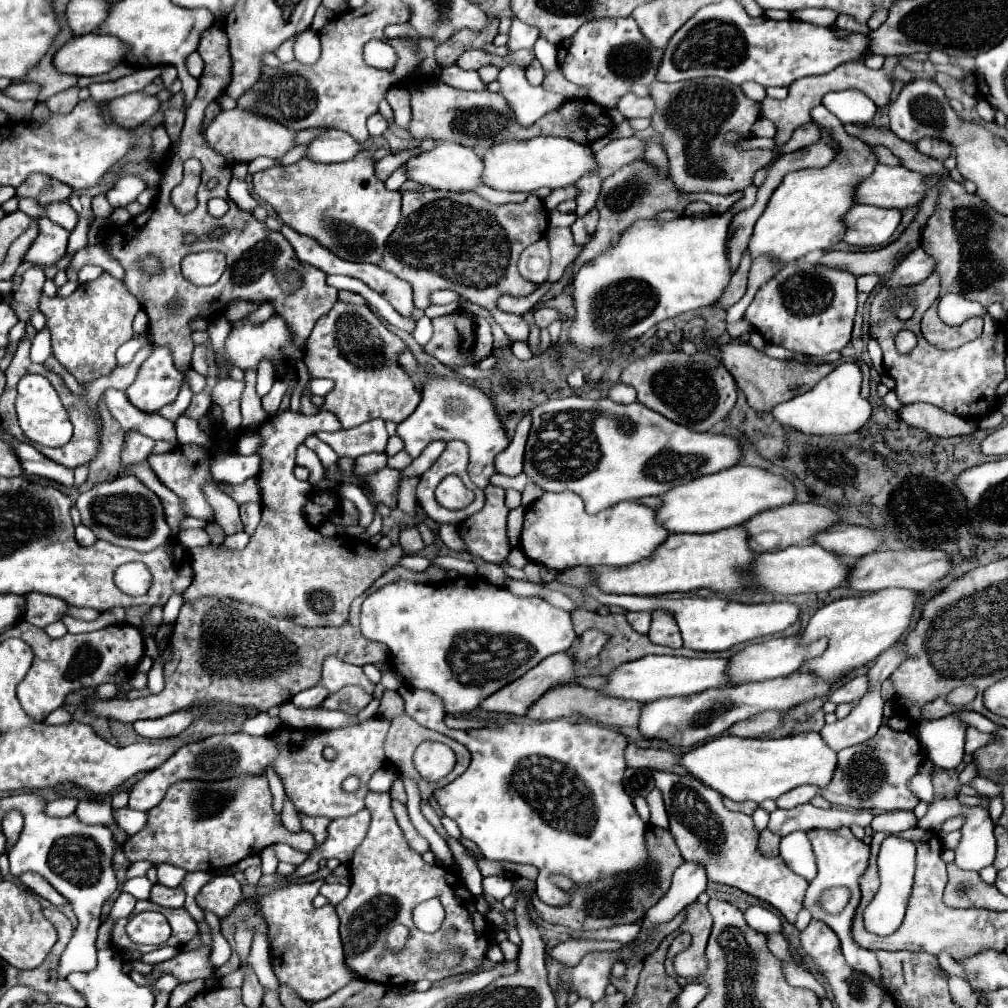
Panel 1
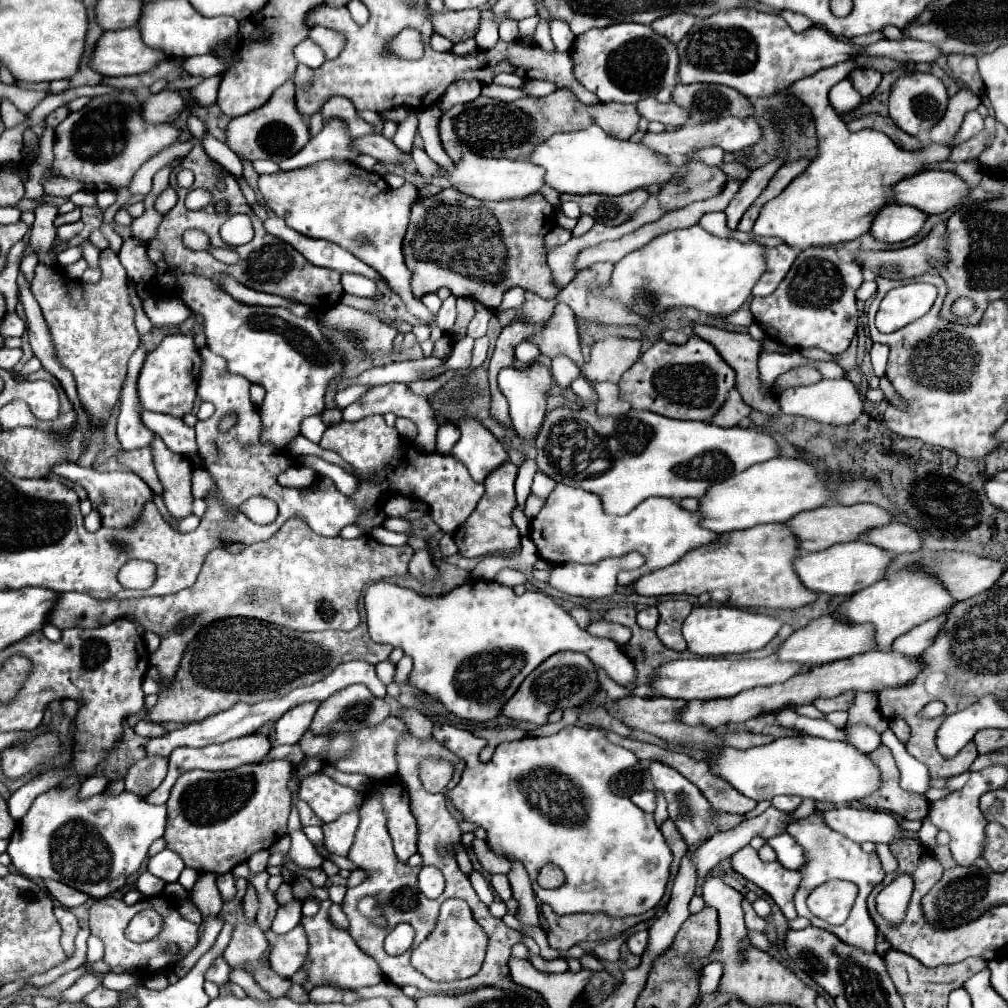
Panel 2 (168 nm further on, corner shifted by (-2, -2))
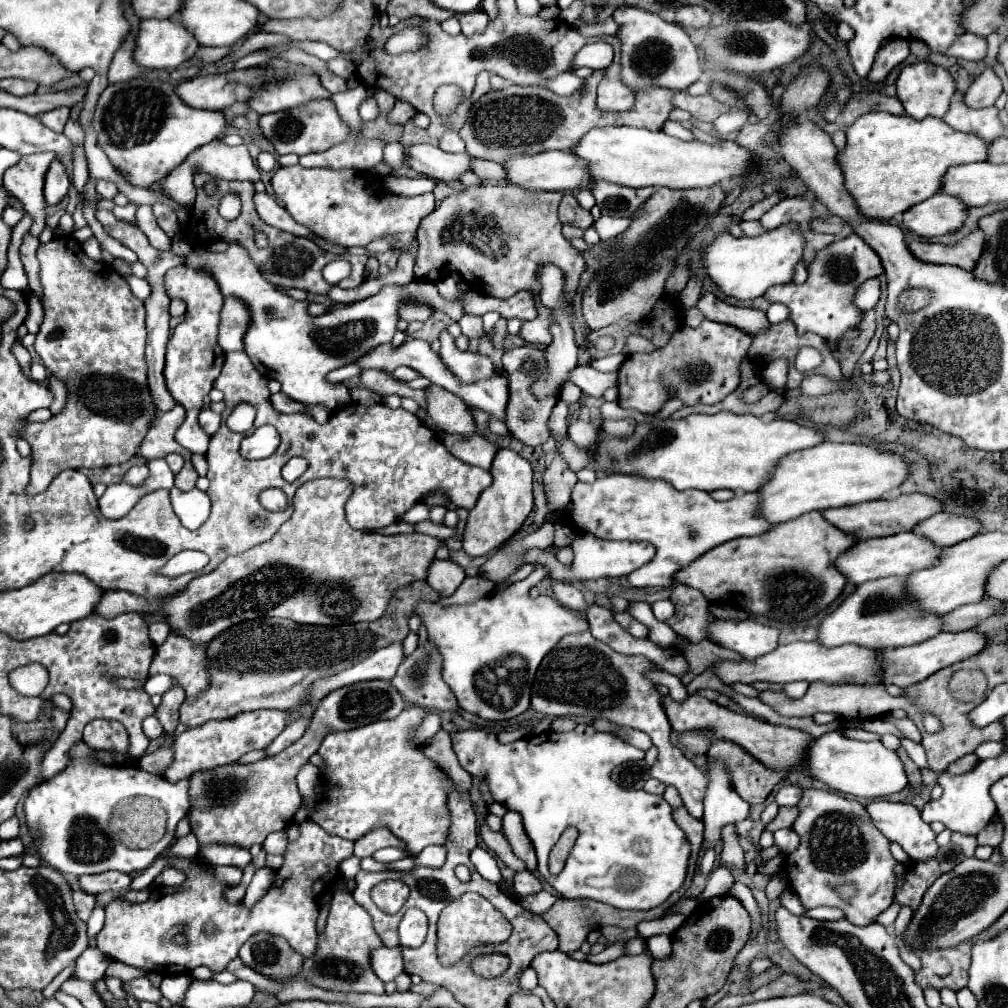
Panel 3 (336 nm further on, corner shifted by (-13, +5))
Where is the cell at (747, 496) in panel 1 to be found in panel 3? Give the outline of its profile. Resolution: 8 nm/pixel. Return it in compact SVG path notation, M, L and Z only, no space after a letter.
M830 443L786 455L772 479L758 491L762 513L772 523L784 523L810 511L856 505L892 495L908 477L910 469L902 455L862 443Z

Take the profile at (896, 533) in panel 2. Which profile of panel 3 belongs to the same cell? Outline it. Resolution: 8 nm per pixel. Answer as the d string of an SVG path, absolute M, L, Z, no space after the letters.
M938 513L934 517L928 517L920 525L916 525L914 531L936 541L938 547L950 547L956 545L958 541L974 537L980 529L982 525L978 519L962 517L954 513Z

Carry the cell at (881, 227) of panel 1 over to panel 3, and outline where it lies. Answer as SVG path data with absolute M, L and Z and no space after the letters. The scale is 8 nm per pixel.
M940 193L914 205L902 217L904 225L916 235L942 237L946 233L962 229L968 217L968 209L970 207L966 207L964 201L960 201L958 197Z

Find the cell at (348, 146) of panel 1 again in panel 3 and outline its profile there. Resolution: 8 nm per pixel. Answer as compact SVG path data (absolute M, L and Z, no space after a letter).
M428 143L412 145L406 153L412 169L438 181L458 181L464 173L472 171L472 157L468 153L452 155Z

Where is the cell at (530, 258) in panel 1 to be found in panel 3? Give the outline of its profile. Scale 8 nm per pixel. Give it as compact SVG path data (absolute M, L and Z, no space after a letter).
M566 193L562 197L560 221L568 223L568 225L574 225L574 227L580 227L580 229L588 229L594 223L592 213L586 211L584 207L580 207L580 203L576 201L576 197L572 193Z

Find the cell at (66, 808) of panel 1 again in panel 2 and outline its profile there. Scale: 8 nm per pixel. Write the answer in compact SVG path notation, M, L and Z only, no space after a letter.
M90 777L81 784L81 790L79 790L79 800L85 800L85 798L91 798L95 794L101 794L105 790L109 781L105 777Z

